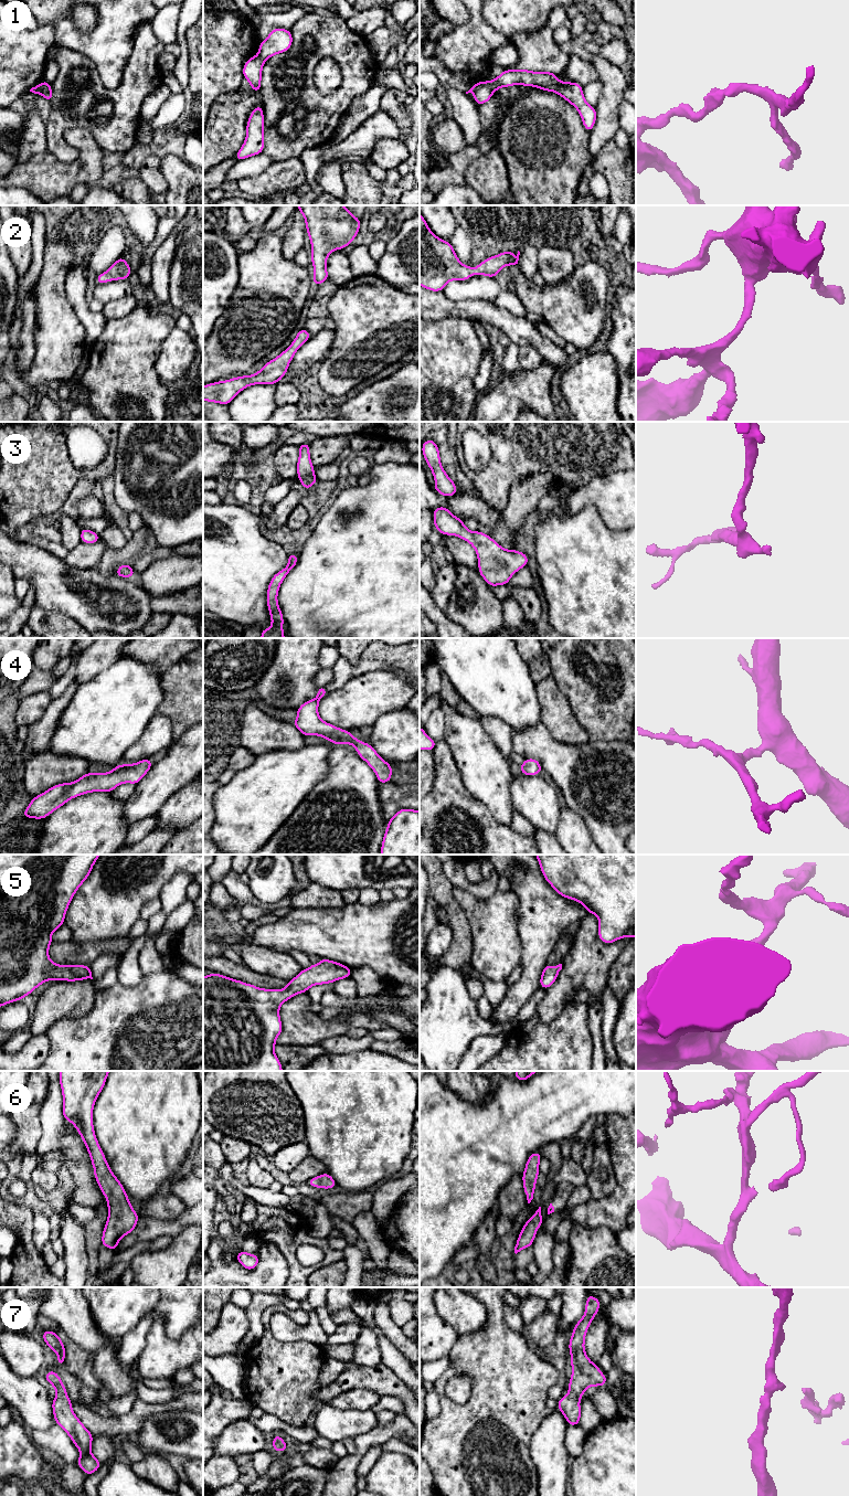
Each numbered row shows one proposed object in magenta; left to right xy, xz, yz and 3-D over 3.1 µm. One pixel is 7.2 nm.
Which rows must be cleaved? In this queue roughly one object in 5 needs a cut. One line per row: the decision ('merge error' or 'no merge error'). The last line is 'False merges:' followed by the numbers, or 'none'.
1: merge error
2: no merge error
3: no merge error
4: no merge error
5: no merge error
6: no merge error
7: no merge error
False merges: 1

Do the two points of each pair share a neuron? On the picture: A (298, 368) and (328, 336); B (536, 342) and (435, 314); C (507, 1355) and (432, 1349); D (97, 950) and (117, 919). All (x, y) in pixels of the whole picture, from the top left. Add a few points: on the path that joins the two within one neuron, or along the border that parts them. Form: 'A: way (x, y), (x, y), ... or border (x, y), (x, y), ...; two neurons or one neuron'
A: way (304, 360), (320, 343); one neuron
B: way (510, 325), (501, 318), (483, 310), (460, 309); one neuron
C: border (458, 1335), (446, 1357); two neurons
D: border (128, 933), (121, 936), (78, 944); two neurons

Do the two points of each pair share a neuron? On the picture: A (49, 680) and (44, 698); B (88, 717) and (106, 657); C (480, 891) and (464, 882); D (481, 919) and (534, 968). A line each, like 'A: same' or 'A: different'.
A: different
B: different
C: same
D: different

